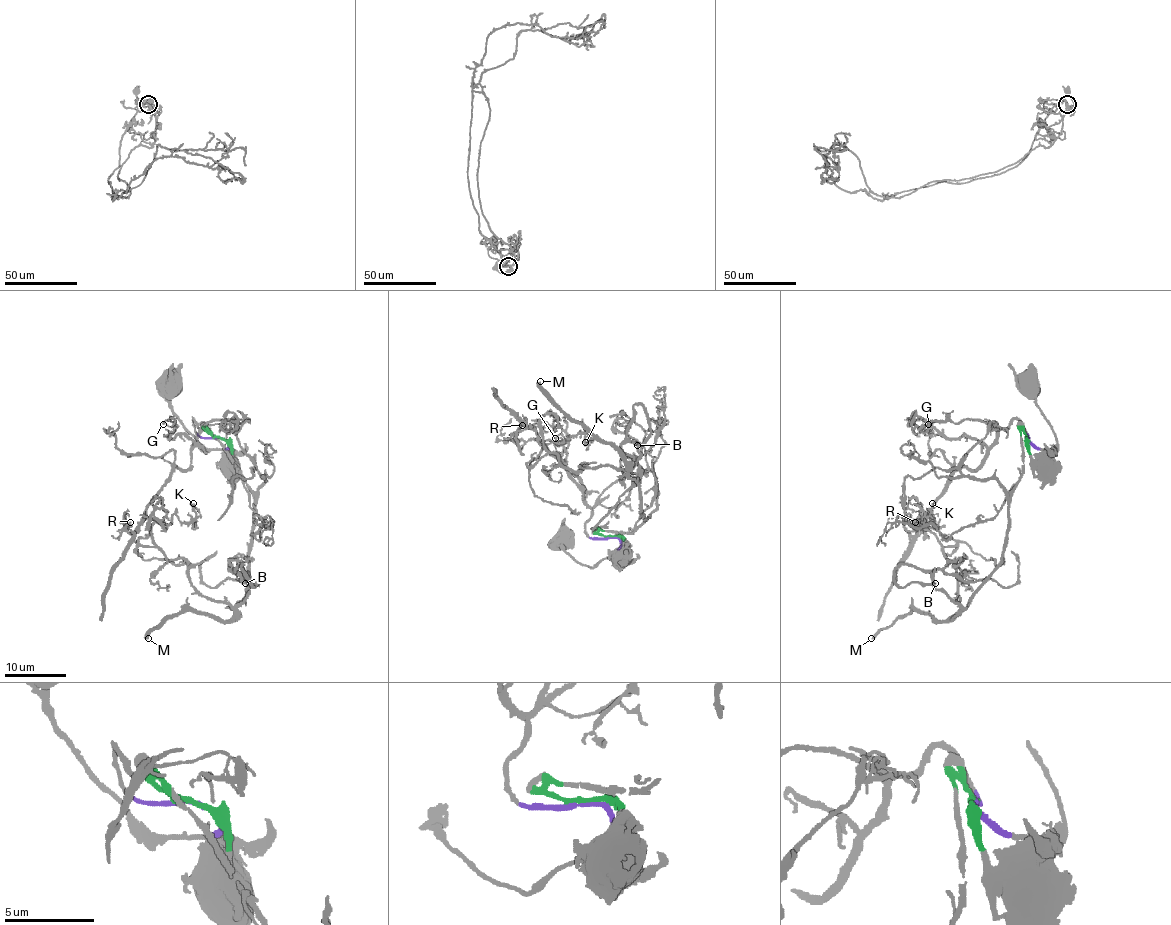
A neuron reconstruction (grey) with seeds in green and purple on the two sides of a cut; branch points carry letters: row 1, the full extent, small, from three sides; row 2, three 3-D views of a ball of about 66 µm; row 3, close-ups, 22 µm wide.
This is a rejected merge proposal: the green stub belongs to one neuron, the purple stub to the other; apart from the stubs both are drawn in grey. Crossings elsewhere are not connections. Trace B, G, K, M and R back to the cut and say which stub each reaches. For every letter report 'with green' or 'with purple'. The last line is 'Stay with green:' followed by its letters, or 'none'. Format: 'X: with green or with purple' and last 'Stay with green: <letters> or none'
B: with green
G: with purple
K: with purple
M: with green
R: with purple
Stay with green: B, M

